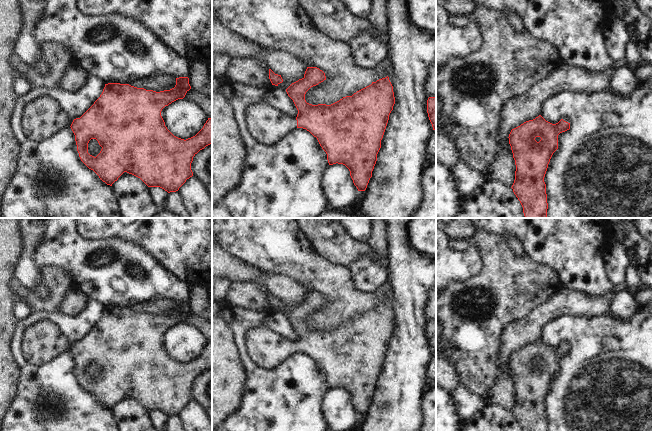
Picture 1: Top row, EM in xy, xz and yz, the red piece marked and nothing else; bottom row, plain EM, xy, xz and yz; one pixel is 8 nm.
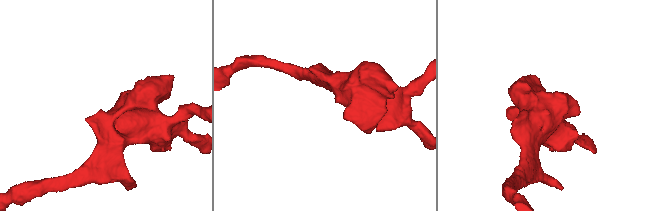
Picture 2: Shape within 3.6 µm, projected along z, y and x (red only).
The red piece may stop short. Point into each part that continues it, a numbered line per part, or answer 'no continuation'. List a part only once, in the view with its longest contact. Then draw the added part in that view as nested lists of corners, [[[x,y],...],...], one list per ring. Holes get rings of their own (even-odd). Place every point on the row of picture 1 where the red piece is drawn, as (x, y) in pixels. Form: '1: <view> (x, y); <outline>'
1: xz (266, 124); [[[255,103],[245,113],[246,128],[251,137],[264,145],[274,145],[297,128],[296,117],[289,117],[266,103]]]

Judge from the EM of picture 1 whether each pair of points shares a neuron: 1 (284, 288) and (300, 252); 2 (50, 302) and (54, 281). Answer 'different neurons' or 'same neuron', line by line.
1: different neurons
2: same neuron

